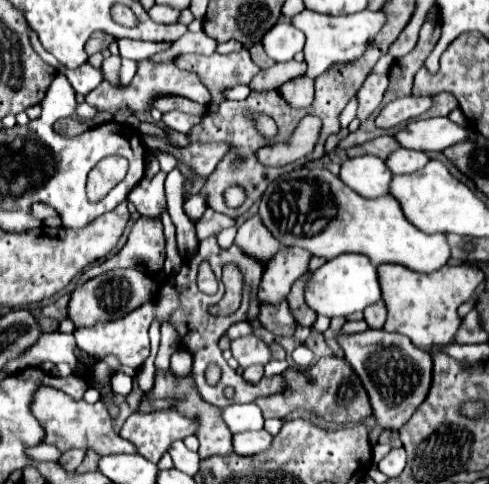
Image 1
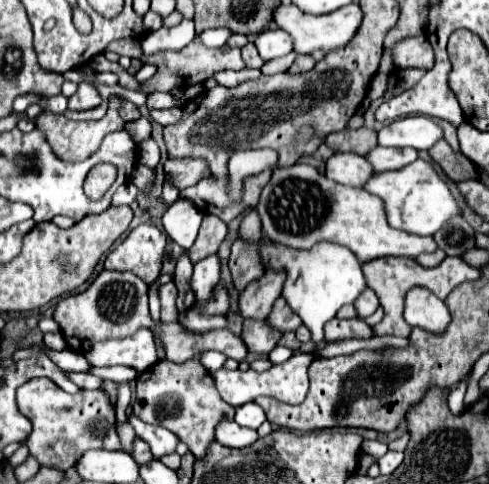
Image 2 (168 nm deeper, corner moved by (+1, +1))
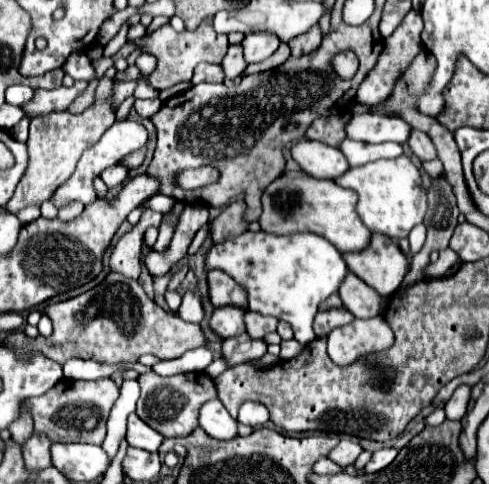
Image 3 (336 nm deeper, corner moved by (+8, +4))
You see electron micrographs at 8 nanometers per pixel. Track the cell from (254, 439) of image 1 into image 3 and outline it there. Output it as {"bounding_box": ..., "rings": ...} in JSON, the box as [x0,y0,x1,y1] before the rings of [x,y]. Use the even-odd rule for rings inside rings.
{"bounding_box":[200,400,238,440],"rings":[[[220,400],[206,402],[200,410],[200,428],[216,440],[230,440],[238,436],[238,422],[226,412]]]}

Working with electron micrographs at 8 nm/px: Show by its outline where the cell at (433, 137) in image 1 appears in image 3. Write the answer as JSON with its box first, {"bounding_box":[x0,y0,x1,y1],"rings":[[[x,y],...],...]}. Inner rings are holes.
{"bounding_box":[348,114,412,144],"rings":[[[358,114],[352,116],[348,122],[348,138],[360,140],[368,144],[380,144],[380,142],[398,142],[406,144],[410,138],[412,126],[400,118],[386,118],[380,114]]]}

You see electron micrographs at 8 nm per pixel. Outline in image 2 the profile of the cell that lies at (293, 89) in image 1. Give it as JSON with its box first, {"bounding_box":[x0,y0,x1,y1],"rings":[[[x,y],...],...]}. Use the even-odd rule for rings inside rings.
{"bounding_box":[289,55,315,73],"rings":[[[297,55],[295,63],[291,65],[289,73],[303,73],[303,71],[311,71],[315,67],[315,59],[311,55]]]}

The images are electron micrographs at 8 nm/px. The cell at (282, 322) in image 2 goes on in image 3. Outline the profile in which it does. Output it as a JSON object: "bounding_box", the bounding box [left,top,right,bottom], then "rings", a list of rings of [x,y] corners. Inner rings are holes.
{"bounding_box":[246,312,278,338],"rings":[[[256,312],[246,314],[246,330],[252,338],[264,338],[270,332],[276,332],[278,328],[278,318],[272,316],[262,316]]]}

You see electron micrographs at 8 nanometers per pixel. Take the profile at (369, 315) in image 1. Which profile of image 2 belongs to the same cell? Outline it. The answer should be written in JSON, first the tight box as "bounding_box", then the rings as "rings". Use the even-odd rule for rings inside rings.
{"bounding_box":[355,287,379,319],"rings":[[[369,287],[359,295],[359,299],[355,299],[355,309],[357,309],[357,315],[361,319],[373,315],[377,311],[377,307],[379,307],[379,299]]]}

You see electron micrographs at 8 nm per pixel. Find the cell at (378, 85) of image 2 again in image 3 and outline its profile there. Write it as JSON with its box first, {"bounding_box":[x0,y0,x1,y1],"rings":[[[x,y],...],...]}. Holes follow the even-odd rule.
{"bounding_box":[356,12,424,106],"rings":[[[408,12],[406,18],[402,20],[402,24],[394,30],[394,34],[390,38],[386,38],[386,46],[384,46],[384,50],[382,50],[376,66],[370,70],[368,78],[364,80],[364,84],[360,84],[360,90],[356,94],[356,100],[360,104],[366,104],[366,106],[380,104],[380,102],[384,102],[390,96],[396,78],[410,66],[410,62],[414,60],[414,56],[424,48],[422,40],[420,40],[420,32],[422,32],[420,14],[418,12]]]}

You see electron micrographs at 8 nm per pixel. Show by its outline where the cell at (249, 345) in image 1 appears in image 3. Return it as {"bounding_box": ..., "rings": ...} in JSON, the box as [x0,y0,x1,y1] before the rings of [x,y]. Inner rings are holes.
{"bounding_box":[6,272,208,364],"rings":[[[110,272],[96,288],[92,288],[76,298],[48,305],[44,309],[44,313],[54,324],[54,332],[50,338],[38,336],[32,340],[32,338],[24,336],[22,332],[14,332],[8,336],[6,342],[16,346],[18,350],[38,350],[38,352],[46,354],[46,358],[52,358],[60,364],[64,364],[64,360],[68,360],[68,358],[90,358],[90,360],[98,360],[98,362],[136,362],[142,354],[154,354],[156,358],[180,358],[186,350],[206,346],[206,342],[208,342],[200,330],[200,324],[184,322],[176,314],[162,310],[154,300],[150,300],[146,296],[146,292],[138,280],[130,280],[118,272]]]}

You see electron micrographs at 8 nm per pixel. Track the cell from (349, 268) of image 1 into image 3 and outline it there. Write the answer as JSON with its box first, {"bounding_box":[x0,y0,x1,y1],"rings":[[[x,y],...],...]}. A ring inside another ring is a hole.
{"bounding_box":[206,232,348,344],"rings":[[[244,232],[234,240],[214,244],[206,256],[206,268],[220,268],[240,282],[248,292],[250,310],[290,322],[294,338],[300,344],[316,338],[312,322],[318,306],[338,292],[348,274],[342,254],[318,234],[274,236],[266,232]]]}

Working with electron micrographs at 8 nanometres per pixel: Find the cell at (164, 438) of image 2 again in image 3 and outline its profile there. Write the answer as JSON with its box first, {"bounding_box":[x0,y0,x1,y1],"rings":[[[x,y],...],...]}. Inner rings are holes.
{"bounding_box":[126,414,164,452],"rings":[[[136,414],[128,416],[128,430],[126,430],[126,440],[134,448],[142,448],[148,452],[156,452],[158,446],[162,444],[164,436],[152,430],[146,422],[142,422]]]}

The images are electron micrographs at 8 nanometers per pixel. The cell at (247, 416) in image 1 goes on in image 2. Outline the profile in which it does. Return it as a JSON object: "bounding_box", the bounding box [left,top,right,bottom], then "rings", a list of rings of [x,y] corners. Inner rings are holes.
{"bounding_box":[235,403,267,429],"rings":[[[257,403],[241,405],[241,407],[237,407],[237,413],[235,413],[235,421],[249,429],[257,429],[265,419],[267,419],[265,411]]]}

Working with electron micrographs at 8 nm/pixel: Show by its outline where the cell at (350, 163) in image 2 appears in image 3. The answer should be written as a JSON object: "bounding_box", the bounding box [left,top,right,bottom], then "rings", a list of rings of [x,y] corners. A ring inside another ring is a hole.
{"bounding_box":[292,138,350,180],"rings":[[[304,138],[298,144],[294,144],[292,156],[300,164],[300,168],[314,178],[336,180],[350,168],[348,160],[338,148]]]}

